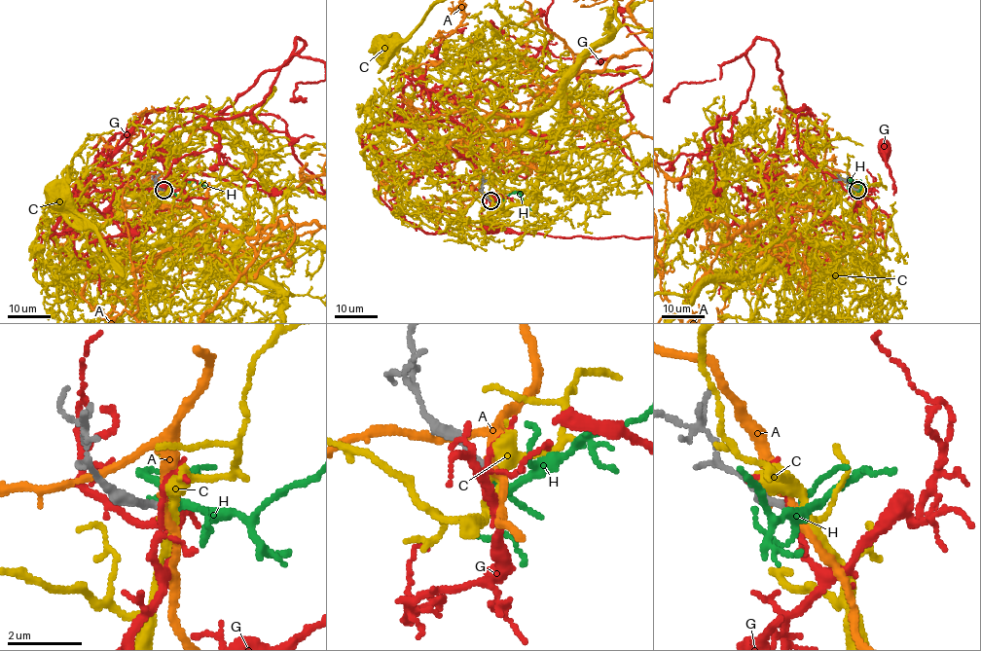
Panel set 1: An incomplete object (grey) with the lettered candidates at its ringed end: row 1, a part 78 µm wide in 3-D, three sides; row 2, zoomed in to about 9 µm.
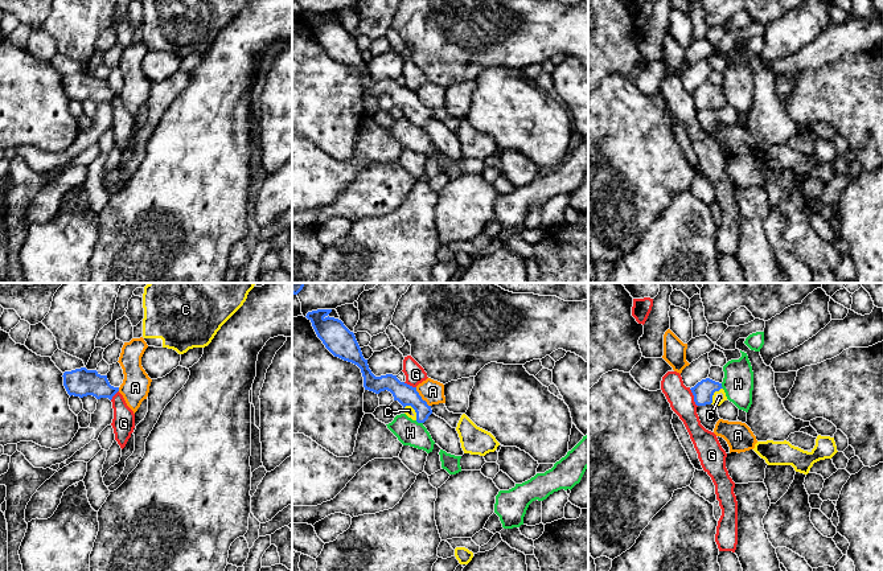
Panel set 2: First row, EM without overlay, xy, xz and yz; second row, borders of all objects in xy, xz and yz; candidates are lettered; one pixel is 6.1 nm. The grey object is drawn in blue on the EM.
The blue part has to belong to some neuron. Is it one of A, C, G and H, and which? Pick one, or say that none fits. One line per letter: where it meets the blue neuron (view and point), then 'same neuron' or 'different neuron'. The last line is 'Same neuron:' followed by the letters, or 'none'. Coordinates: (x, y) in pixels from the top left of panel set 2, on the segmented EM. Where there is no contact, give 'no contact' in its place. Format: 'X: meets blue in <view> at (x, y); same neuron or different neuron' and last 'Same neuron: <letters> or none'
A: meets blue in xz at (421, 397); different neuron
C: meets blue in xz at (415, 411); same neuron
G: meets blue in yz at (694, 398); different neuron
H: meets blue in xz at (419, 422); different neuron
Same neuron: C

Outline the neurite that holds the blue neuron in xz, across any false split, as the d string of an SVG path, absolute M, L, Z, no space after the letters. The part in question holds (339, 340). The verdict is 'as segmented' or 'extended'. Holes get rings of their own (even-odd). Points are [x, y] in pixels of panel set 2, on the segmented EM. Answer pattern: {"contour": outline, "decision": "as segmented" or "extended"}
{"contour": "M317 309L308 312L305 316L312 323L317 337L323 341L325 348L334 357L352 362L361 369L365 390L375 394L385 390L390 391L394 400L398 400L403 406L404 414L408 418L418 423L424 423L432 414L432 410L431 406L422 399L416 387L401 382L397 375L393 374L375 377L369 369L367 360L362 356L354 333L350 332L341 320L329 317L328 315L330 312L332 309Z", "decision": "extended"}

